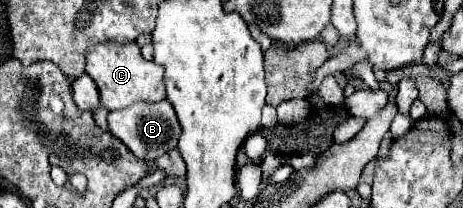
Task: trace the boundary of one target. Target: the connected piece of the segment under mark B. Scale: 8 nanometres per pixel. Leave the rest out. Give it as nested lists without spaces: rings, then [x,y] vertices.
[[[167,99],[159,101],[157,105],[131,105],[129,109],[123,109],[117,113],[111,111],[107,121],[109,121],[109,131],[117,135],[119,141],[123,141],[125,147],[135,157],[145,159],[145,161],[155,161],[157,157],[161,157],[161,153],[175,149],[179,143],[179,135],[181,135],[177,115]]]

